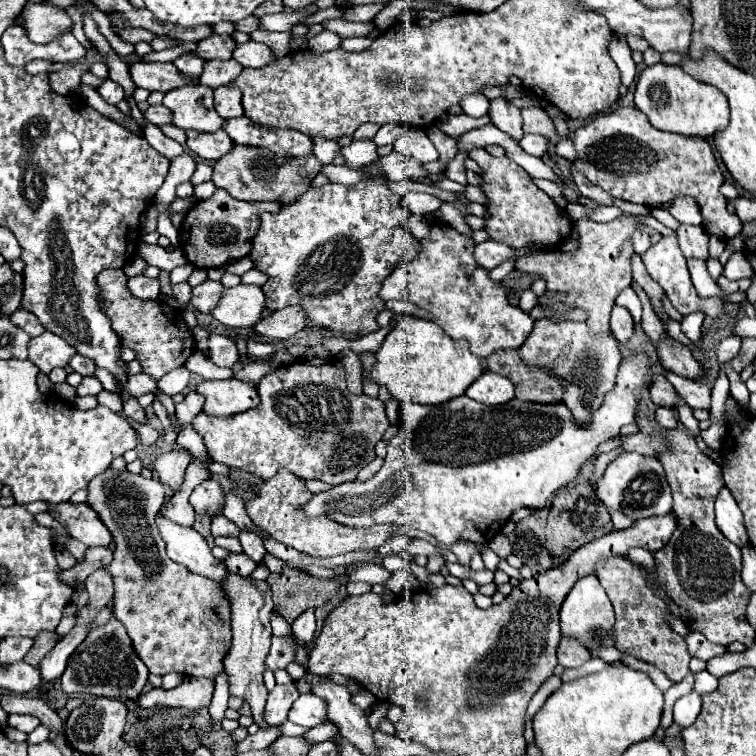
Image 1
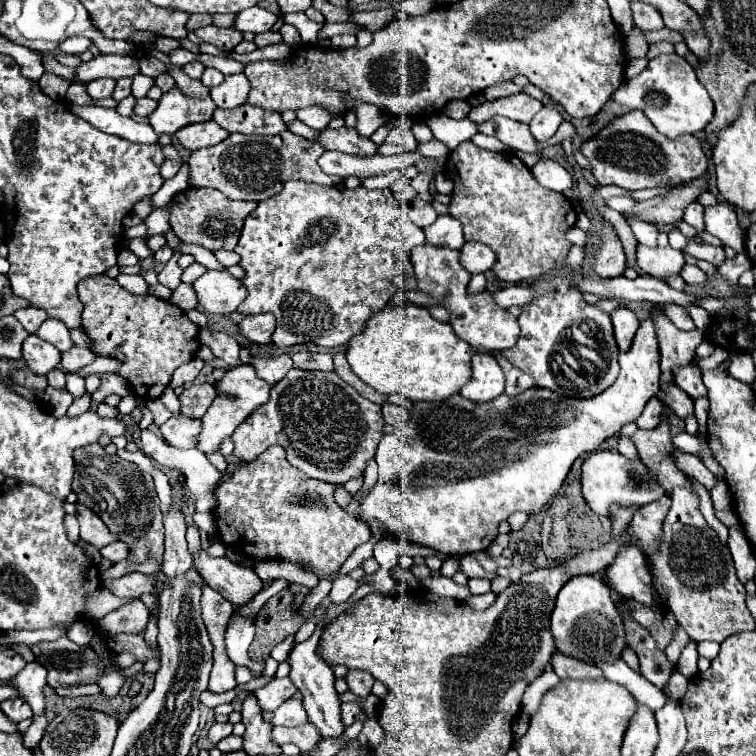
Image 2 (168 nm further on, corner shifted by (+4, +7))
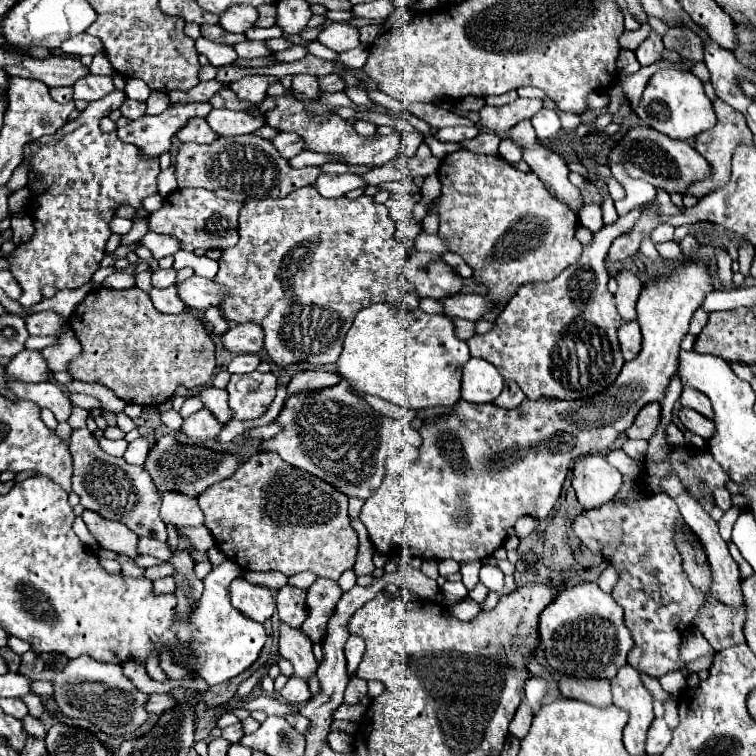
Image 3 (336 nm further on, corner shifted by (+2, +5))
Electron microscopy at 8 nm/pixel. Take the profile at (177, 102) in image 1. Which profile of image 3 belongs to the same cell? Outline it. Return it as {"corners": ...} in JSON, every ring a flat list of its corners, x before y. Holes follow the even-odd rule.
{"corners":[[190,103,190,105,174,105,162,115,136,119,126,127,118,129,118,137,126,143,132,143,140,149,146,159,160,157,170,149,172,135,193,117,206,117,210,113,210,103]]}

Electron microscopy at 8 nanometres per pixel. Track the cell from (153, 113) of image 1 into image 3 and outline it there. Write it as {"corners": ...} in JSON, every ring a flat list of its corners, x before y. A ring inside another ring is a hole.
{"corners":[[124,99,124,103,120,105,120,113,126,117,126,119,138,119,142,117,146,111,146,105,140,103,140,101,132,101,132,99]]}

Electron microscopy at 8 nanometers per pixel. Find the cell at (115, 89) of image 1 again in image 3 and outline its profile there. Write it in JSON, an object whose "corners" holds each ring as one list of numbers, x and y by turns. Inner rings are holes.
{"corners":[[84,75,82,79,78,79,78,83,74,83,74,99,82,99,88,103,98,101,112,91,114,91,112,77,104,75]]}

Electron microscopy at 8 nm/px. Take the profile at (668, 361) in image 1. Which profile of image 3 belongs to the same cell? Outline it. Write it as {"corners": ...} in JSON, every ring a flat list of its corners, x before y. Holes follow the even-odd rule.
{"corners":[[690,387,684,389,682,395,680,395,680,403,682,403,682,407,690,407,690,409,698,411,700,415,706,415,708,419,714,419,714,411,712,411,710,399,704,393,696,391,696,389,690,389]]}

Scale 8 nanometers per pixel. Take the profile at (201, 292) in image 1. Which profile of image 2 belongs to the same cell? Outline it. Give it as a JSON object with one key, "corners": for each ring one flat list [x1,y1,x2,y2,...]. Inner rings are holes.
{"corners":[[180,283,180,287,176,291,172,291,170,303,174,303,176,307,180,307,182,311,196,309,196,291,192,289,190,283]]}

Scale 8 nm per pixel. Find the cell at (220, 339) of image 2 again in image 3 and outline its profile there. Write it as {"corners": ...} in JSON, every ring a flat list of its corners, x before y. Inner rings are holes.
{"corners":[[236,355,230,361,228,371,230,373,238,373,238,375,246,375,246,373,256,371,258,365,260,365,260,357,258,355]]}

